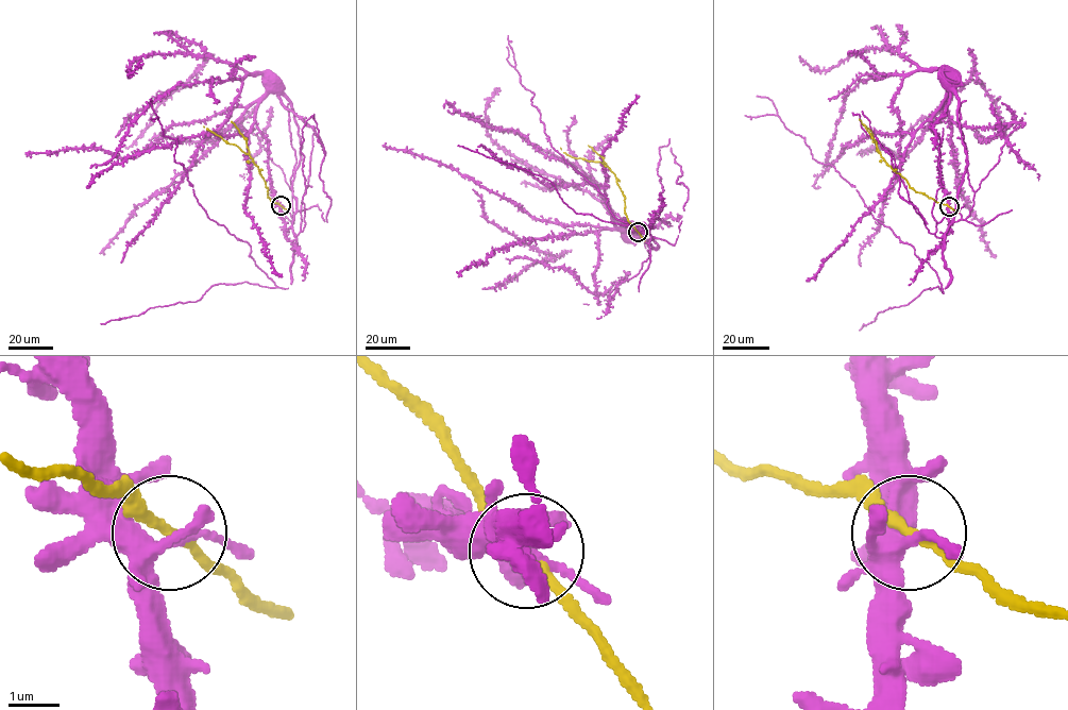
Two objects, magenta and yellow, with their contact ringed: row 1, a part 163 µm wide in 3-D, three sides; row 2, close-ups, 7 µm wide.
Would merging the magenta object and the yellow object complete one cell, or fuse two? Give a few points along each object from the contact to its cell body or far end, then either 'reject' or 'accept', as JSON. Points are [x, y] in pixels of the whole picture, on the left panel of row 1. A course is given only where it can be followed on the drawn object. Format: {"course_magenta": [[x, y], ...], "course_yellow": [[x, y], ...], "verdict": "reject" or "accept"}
{"course_magenta": [[281, 205], [269, 178], [268, 139], [255, 121], [256, 107], [276, 79]], "course_yellow": [[281, 205], [268, 197], [265, 181], [249, 154], [203, 127]], "verdict": "accept"}

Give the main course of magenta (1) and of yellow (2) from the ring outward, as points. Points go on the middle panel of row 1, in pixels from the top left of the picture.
1: (638, 231), (612, 215), (613, 222), (621, 229), (633, 225)
2: (638, 231), (628, 220), (625, 197), (610, 169), (600, 162), (572, 157), (560, 148)

